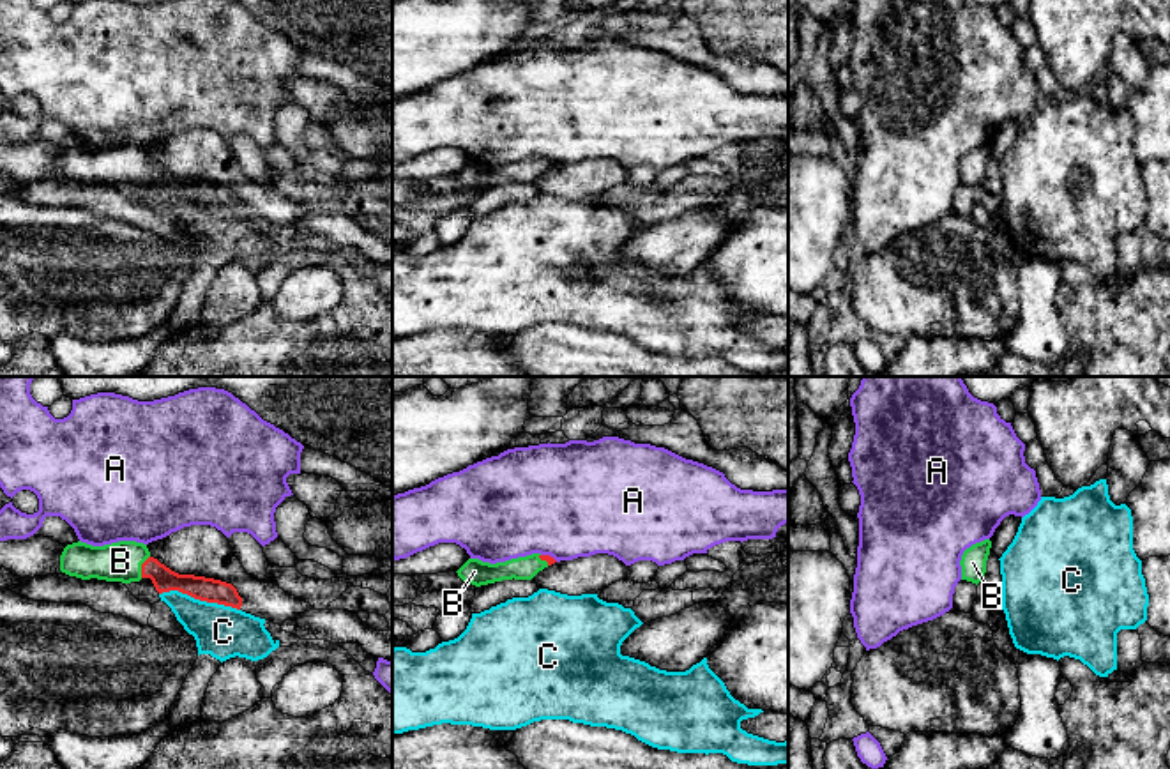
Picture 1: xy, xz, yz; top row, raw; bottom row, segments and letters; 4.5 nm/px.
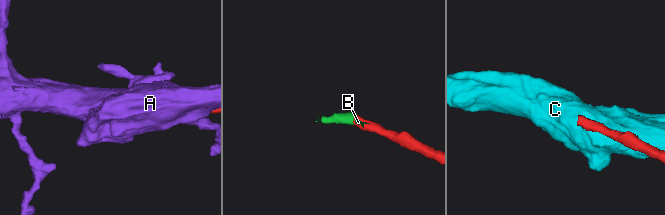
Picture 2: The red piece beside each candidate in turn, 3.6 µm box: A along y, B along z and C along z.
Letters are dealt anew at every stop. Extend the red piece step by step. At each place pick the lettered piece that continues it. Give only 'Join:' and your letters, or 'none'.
Join: B

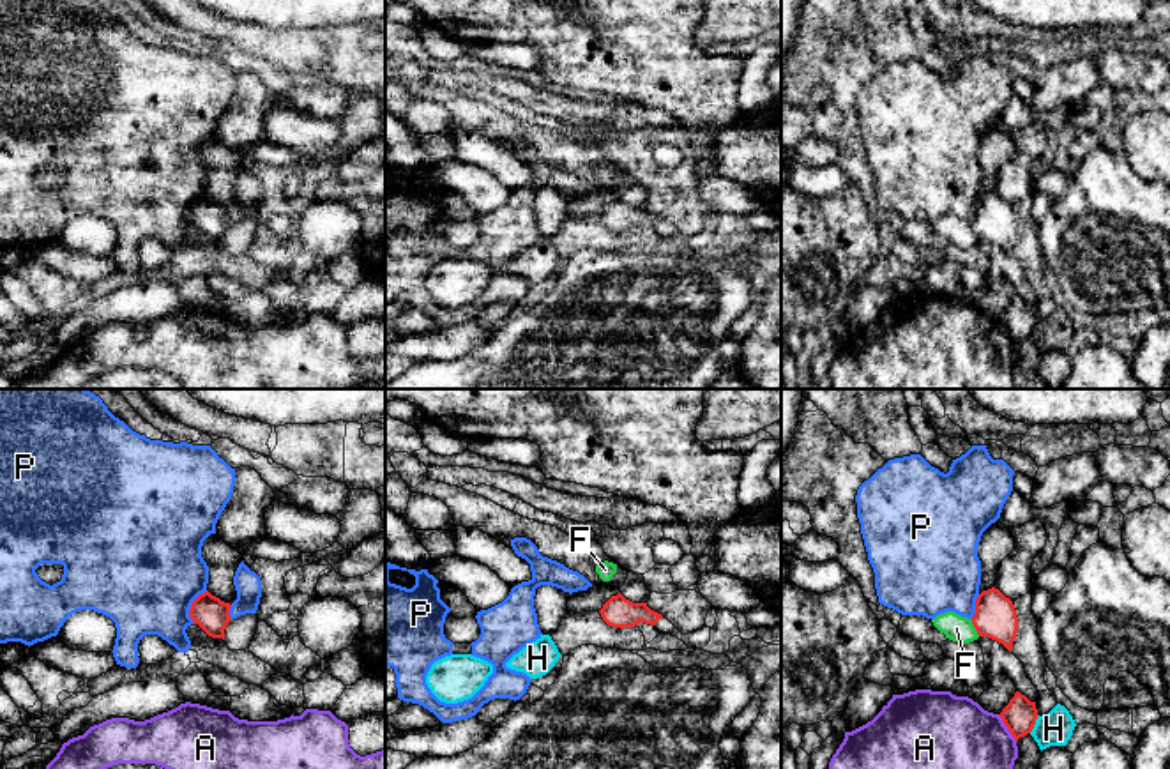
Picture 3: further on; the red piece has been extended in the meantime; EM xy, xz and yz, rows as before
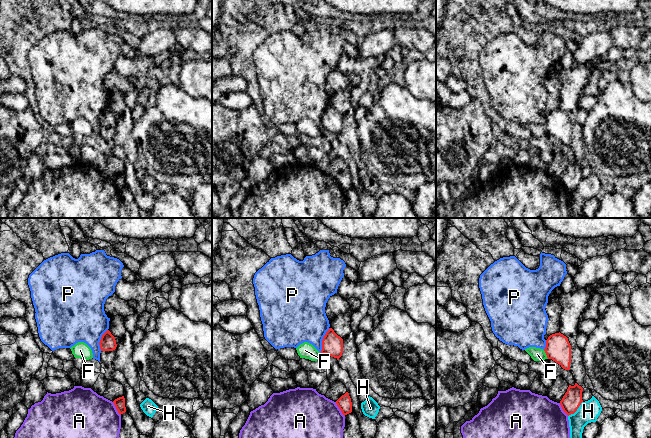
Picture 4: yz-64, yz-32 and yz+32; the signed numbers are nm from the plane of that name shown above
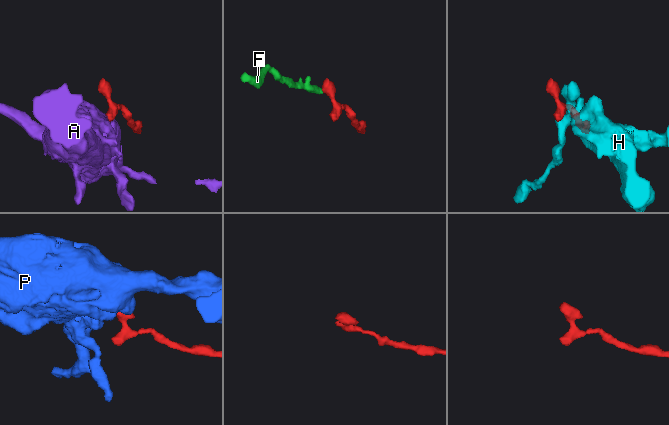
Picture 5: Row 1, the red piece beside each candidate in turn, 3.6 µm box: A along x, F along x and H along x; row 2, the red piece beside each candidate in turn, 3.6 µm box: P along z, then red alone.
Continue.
Join: F

